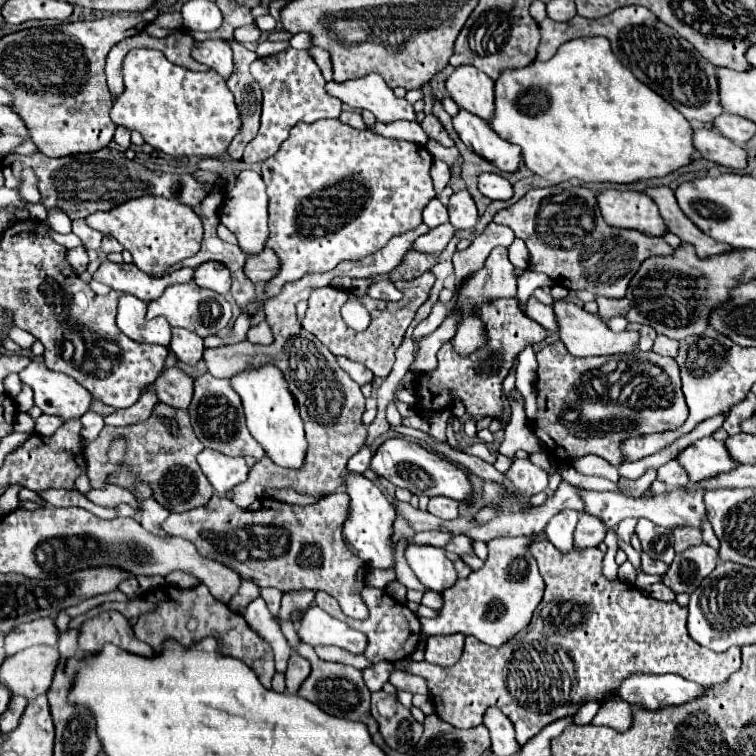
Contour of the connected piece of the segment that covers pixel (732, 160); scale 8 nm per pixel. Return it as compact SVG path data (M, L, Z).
M694 130L694 146L702 158L732 170L742 170L748 164L748 154L742 148L738 148L732 140L724 138L714 130Z

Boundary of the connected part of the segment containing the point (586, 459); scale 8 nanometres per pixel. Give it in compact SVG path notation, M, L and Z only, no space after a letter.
M589 454L574 460L573 467L581 474L592 474L592 476L604 476L608 480L618 480L618 470L610 466L604 458Z

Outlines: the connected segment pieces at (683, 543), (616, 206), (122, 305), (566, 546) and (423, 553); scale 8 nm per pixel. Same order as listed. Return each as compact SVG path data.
M676 526L676 528L672 528L672 534L674 534L673 547L677 554L702 542L702 534L694 526Z
M604 190L598 196L598 206L610 226L640 230L658 238L668 232L656 202L646 194L632 190Z
M122 294L118 302L118 328L136 342L158 344L168 348L172 340L172 328L164 318L146 320L146 304L130 294Z
M564 510L556 514L544 528L544 534L548 542L552 542L560 552L570 552L572 550L572 532L578 522L578 512L574 510Z
M408 544L406 560L426 590L442 594L444 590L452 588L458 580L454 564L446 558L444 548Z

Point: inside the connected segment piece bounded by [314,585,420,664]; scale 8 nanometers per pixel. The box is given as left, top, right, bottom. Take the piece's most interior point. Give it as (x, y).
(389, 624)

